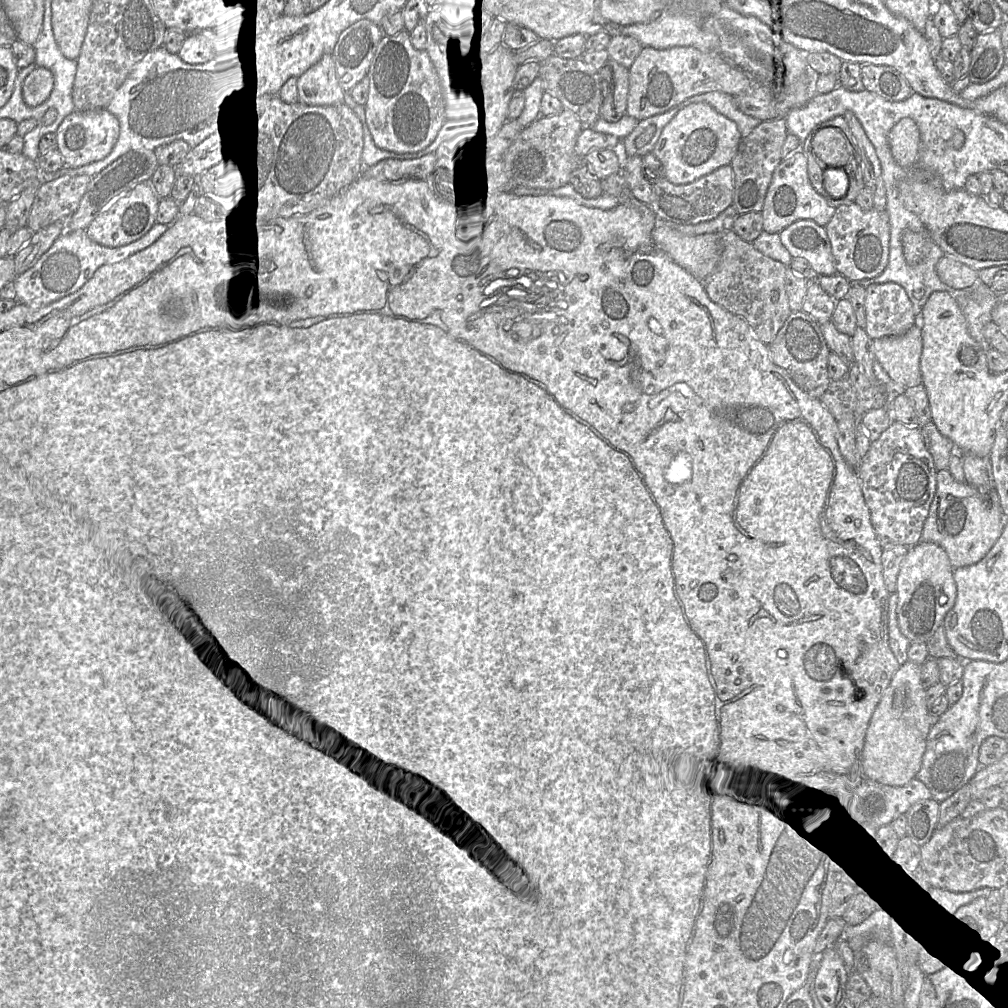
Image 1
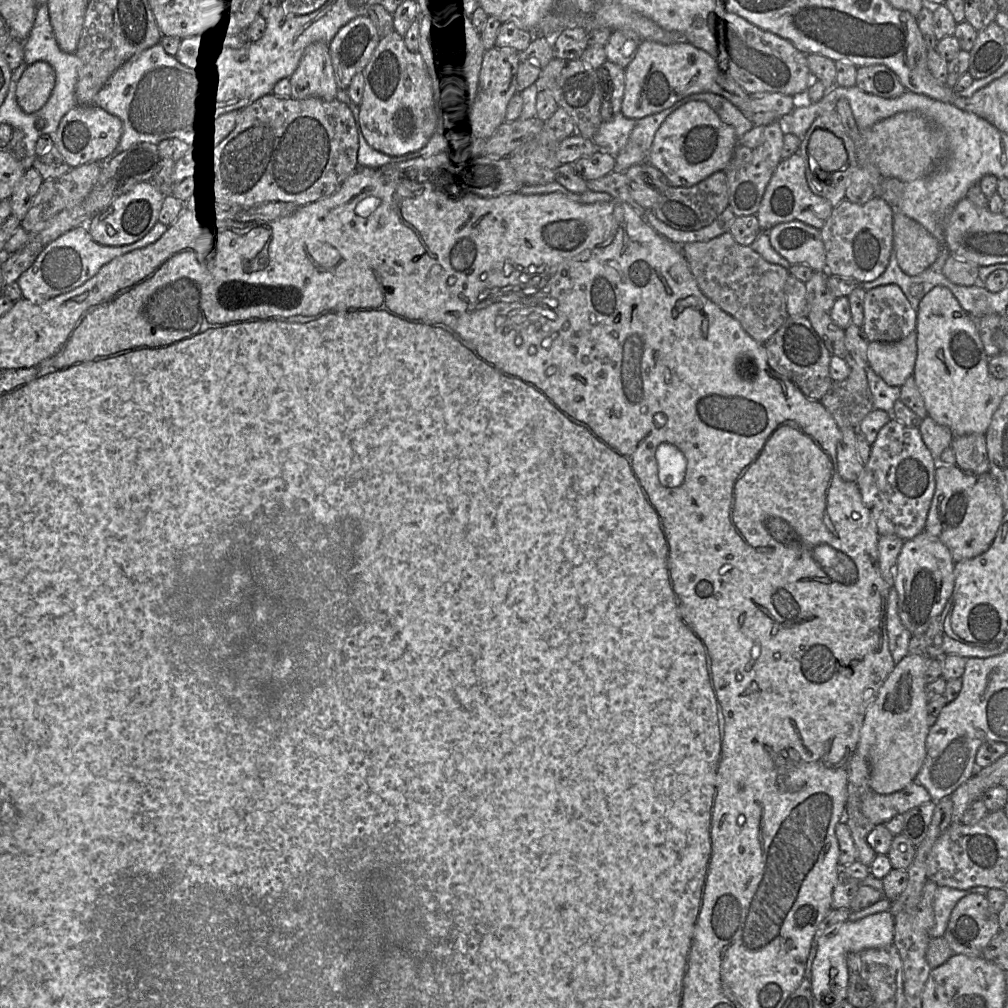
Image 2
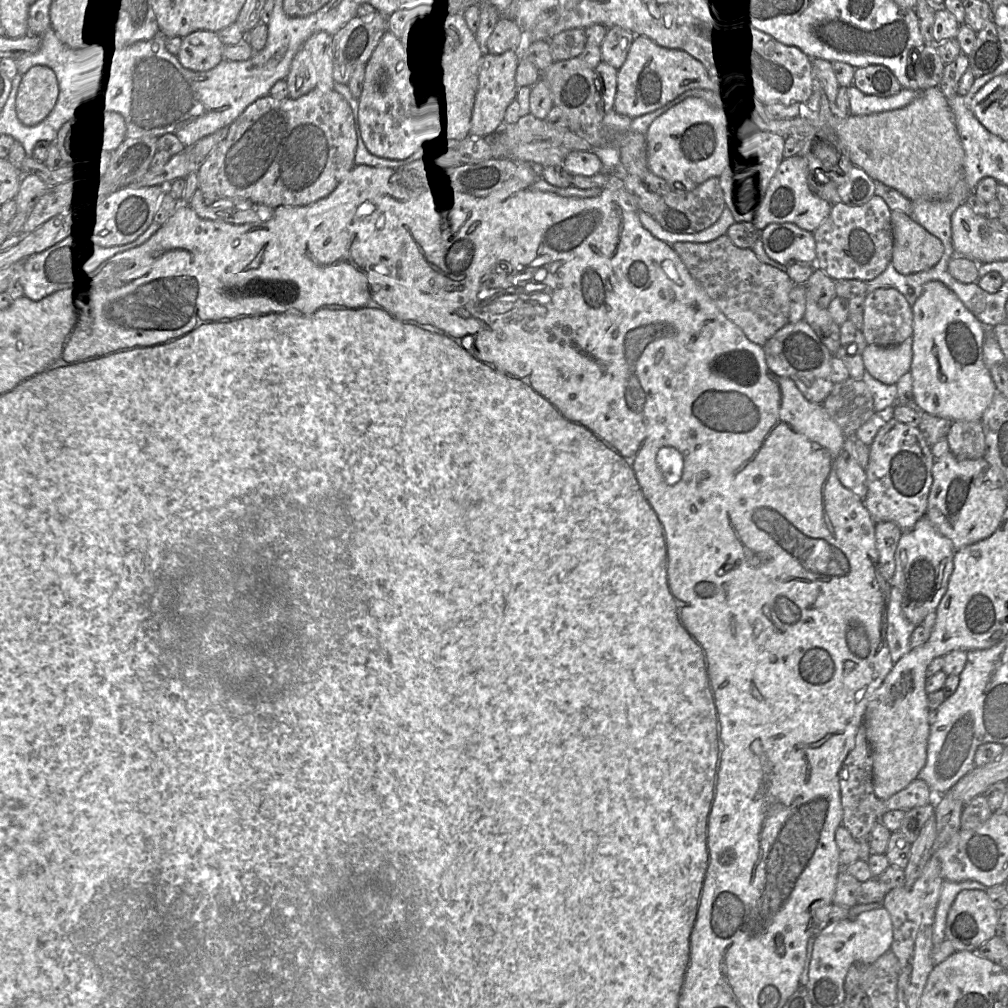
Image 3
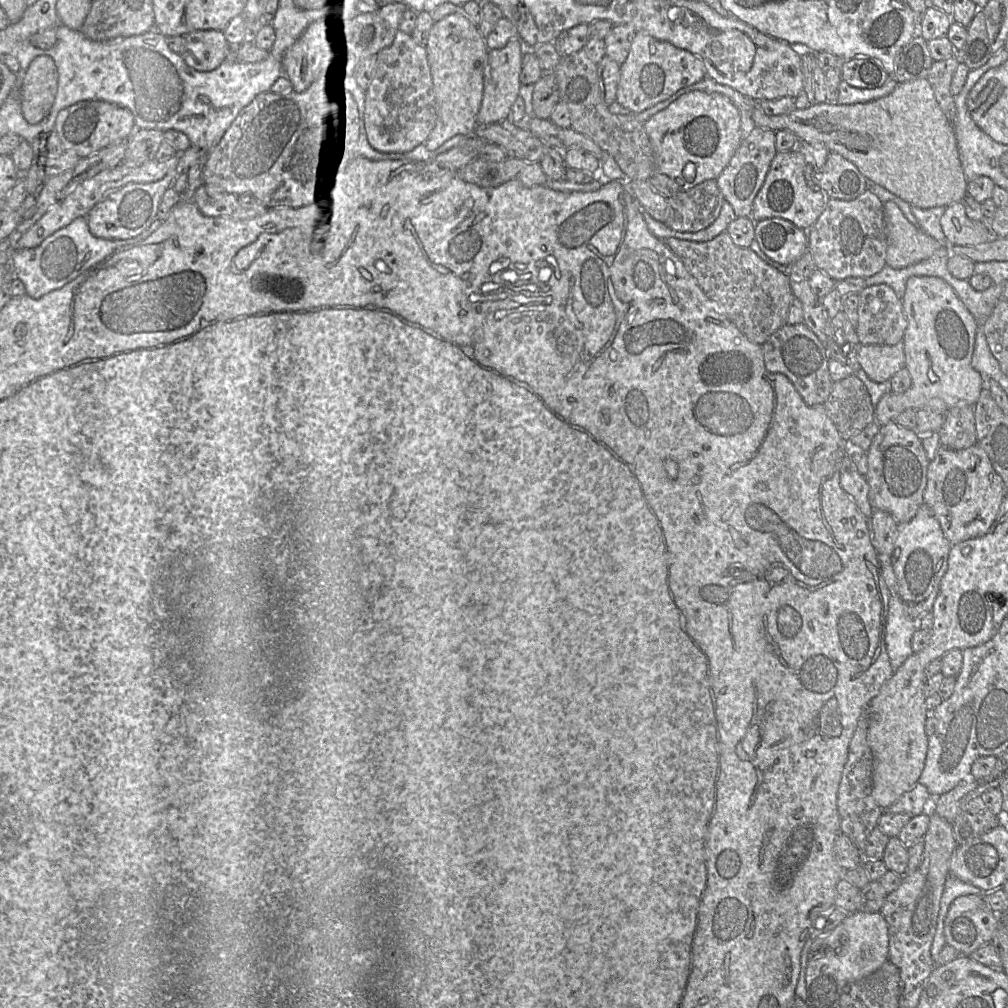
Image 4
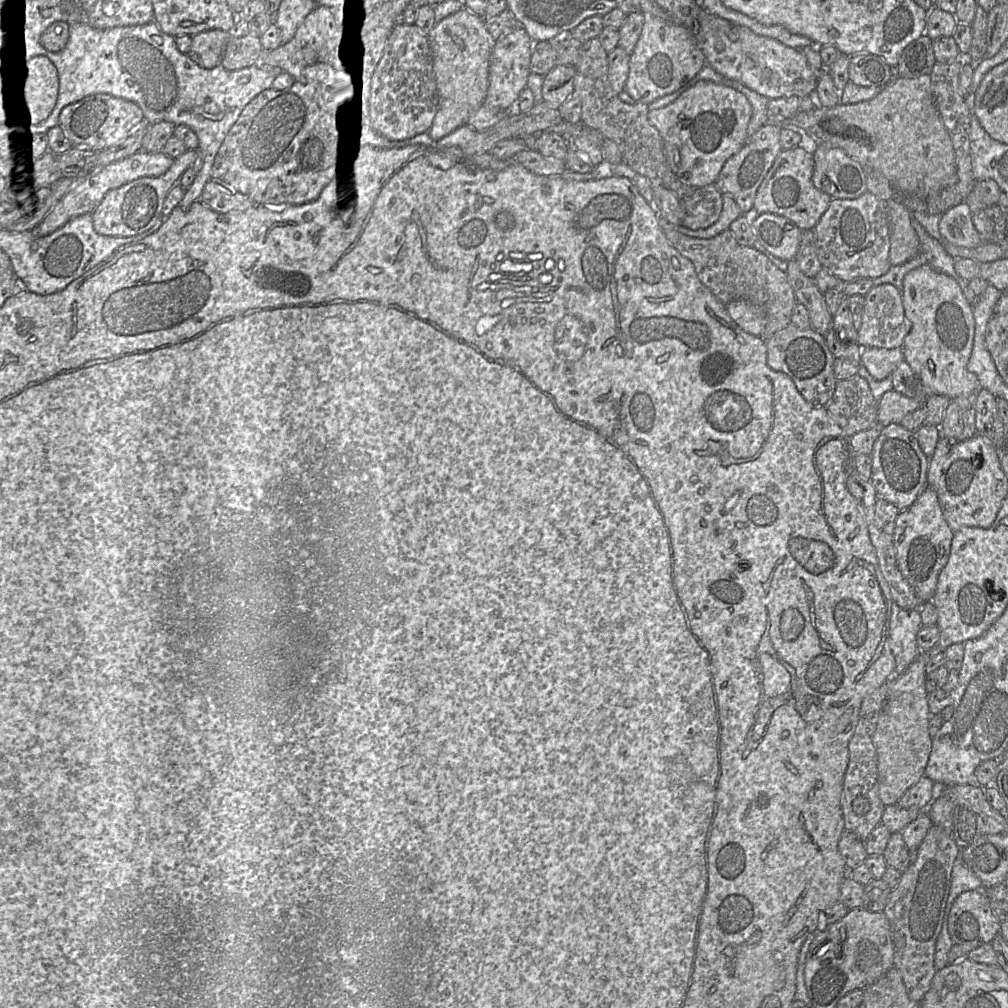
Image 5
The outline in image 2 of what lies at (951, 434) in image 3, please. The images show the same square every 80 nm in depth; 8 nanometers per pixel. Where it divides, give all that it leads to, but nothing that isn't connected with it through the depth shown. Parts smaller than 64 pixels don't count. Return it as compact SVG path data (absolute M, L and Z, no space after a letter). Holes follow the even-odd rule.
M985 434L954 436L950 447L961 470L975 475L990 471Z

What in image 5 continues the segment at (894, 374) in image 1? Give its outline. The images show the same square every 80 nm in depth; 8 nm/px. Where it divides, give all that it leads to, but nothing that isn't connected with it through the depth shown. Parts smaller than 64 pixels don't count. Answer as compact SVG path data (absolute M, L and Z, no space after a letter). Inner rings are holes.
M862 348L860 363L869 374L876 380L883 380L887 376L892 376L892 372L904 360L903 349L894 348Z

